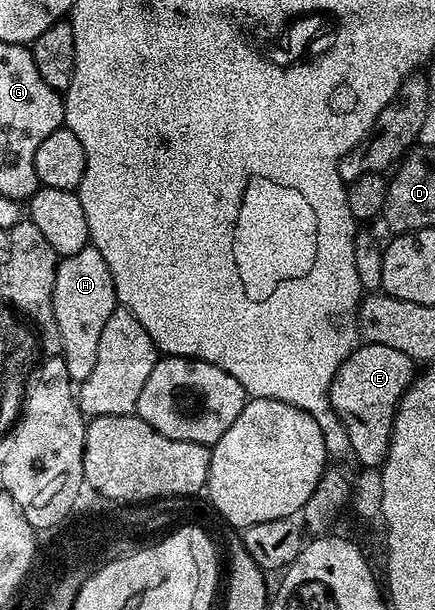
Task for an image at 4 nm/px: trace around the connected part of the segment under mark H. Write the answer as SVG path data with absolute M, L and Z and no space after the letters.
M89 244L57 261L52 307L58 332L62 336L62 357L66 372L70 372L73 383L79 384L84 382L94 369L102 328L106 328L106 320L110 320L110 316L118 309L114 280L98 248Z

